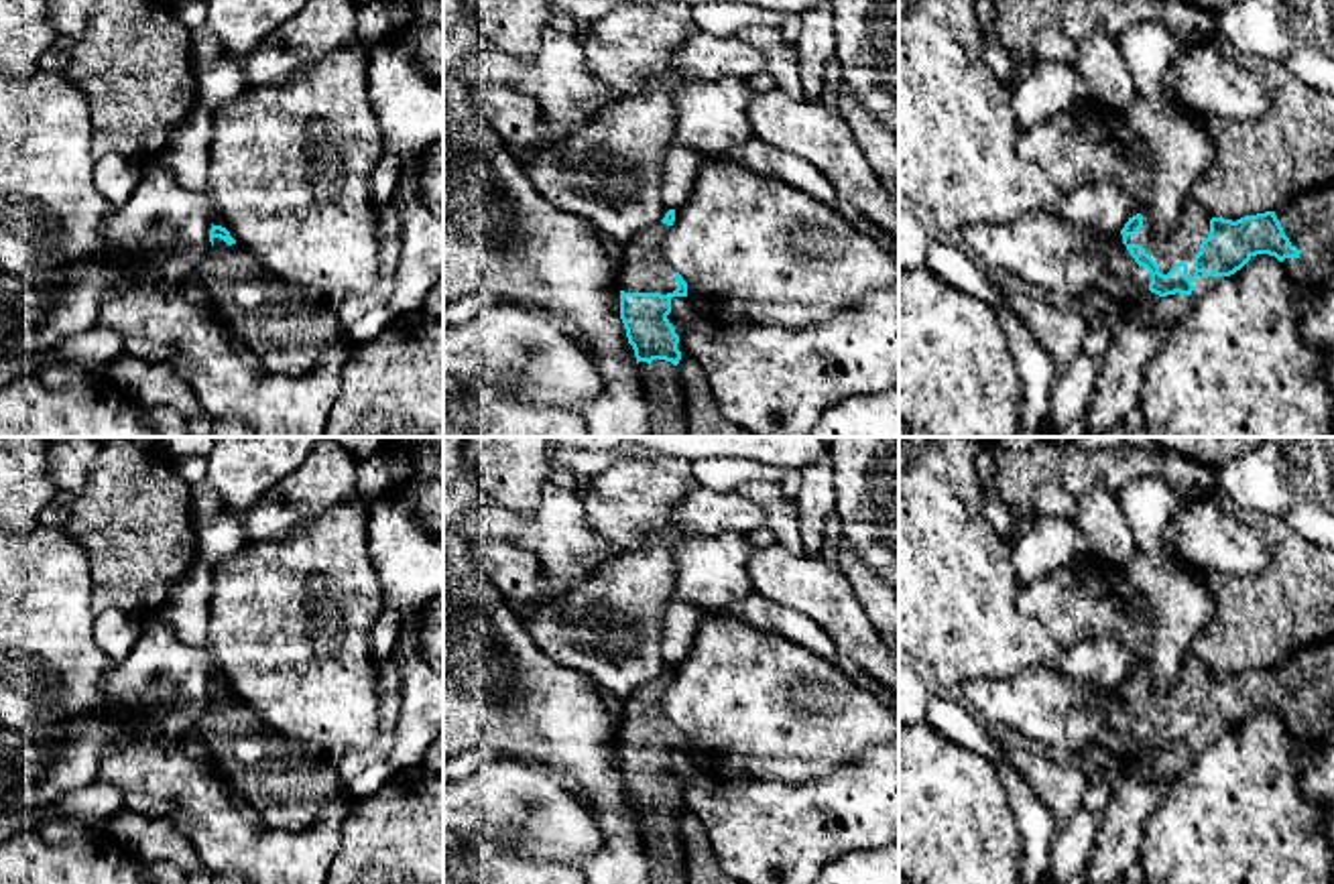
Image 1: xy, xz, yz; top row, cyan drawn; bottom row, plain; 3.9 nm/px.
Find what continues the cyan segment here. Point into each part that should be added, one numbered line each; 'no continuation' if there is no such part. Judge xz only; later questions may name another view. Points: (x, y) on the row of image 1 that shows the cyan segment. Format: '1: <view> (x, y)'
1: xz (643, 269)

